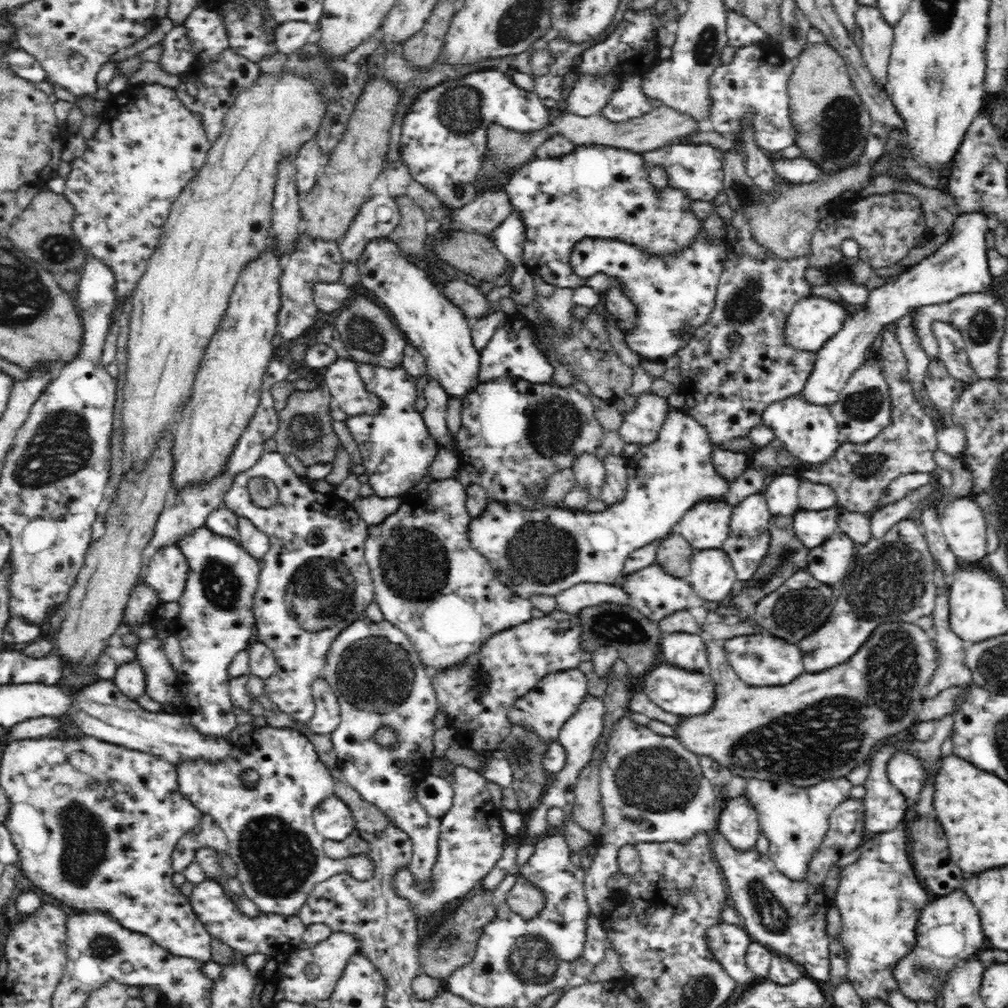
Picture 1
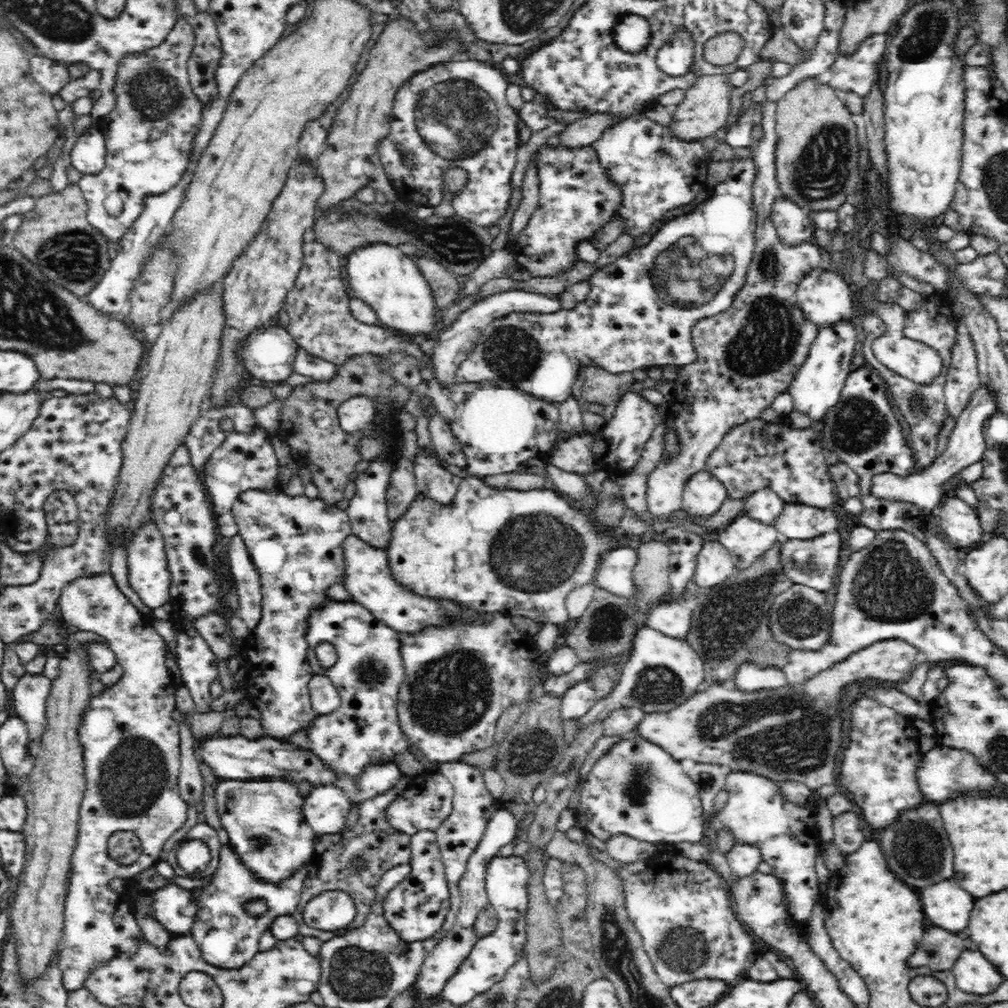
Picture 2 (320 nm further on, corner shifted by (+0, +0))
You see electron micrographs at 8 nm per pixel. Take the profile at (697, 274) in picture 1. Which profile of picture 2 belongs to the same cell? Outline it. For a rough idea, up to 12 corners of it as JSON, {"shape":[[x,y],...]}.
{"shape":[[758,167],[599,268],[486,326],[457,383],[555,404],[582,366],[681,367],[754,254]]}

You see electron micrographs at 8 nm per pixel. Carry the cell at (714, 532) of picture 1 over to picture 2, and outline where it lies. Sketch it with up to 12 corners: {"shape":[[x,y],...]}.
{"shape":[[702,470],[686,484],[681,509],[694,520],[720,510],[726,487]]}

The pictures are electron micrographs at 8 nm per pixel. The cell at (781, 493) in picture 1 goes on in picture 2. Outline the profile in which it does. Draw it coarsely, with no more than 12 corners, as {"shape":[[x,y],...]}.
{"shape":[[764,487],[745,498],[746,516],[774,525],[786,502]]}

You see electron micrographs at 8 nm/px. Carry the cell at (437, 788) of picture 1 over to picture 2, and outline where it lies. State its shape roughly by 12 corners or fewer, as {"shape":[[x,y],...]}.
{"shape":[[423,771],[388,806],[388,821],[412,836],[452,812],[452,784]]}

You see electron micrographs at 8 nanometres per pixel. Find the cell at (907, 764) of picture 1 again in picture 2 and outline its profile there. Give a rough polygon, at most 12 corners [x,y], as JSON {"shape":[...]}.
{"shape":[[939,744],[915,764],[928,802],[994,782],[972,755]]}

